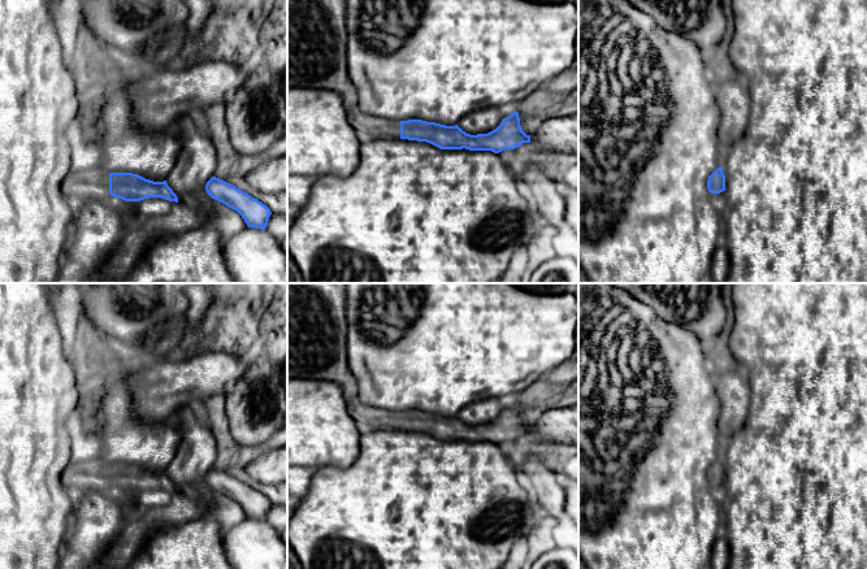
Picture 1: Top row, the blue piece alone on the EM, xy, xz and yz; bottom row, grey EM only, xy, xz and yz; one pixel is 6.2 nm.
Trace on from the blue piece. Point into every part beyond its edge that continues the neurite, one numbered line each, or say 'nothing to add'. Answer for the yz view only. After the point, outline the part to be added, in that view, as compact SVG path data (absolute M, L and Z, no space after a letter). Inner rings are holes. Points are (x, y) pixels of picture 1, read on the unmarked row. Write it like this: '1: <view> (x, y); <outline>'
1: yz (719, 495); M723 482L723 483L720 483L720 485L711 485L710 483L710 488L711 488L711 491L714 491L715 492L715 500L719 503L719 504L721 504L721 503L724 503L724 500L725 500L725 498L727 498L727 495L725 495L725 491L723 490L723 487L725 486L725 482Z

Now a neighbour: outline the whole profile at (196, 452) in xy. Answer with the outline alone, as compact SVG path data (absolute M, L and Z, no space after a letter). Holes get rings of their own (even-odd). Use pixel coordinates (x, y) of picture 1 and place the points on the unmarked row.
M190 407L178 411L174 418L179 424L181 443L166 468L166 474L179 494L208 504L211 507L208 518L214 520L222 531L227 531L248 517L237 501L212 490L205 482L205 475L214 468L217 459L213 431L194 416Z

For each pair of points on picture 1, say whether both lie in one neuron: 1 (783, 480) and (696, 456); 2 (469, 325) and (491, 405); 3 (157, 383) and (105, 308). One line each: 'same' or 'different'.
1: different
2: different
3: different

